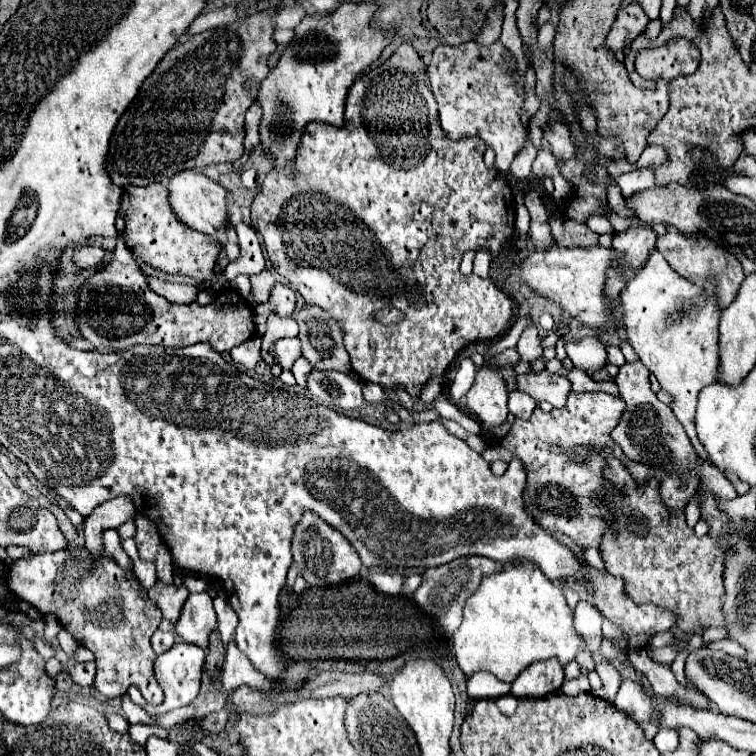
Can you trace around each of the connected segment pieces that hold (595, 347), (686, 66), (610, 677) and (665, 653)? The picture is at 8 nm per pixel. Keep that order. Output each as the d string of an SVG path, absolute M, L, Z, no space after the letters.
M585 336L567 342L567 354L575 368L593 376L607 364L607 342L599 336Z
M671 38L659 48L639 50L635 68L647 80L673 80L681 74L693 74L699 66L699 48L687 38Z
M608 661L596 664L595 671L600 676L603 686L599 690L591 690L590 693L612 703L621 685L620 673Z
M663 646L663 648L651 648L651 660L657 662L657 664L663 664L663 666L669 666L675 656L679 654L679 650L671 648L671 646Z

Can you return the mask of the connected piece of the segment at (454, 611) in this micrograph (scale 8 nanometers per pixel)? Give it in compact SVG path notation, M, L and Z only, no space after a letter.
M467 556L467 558L457 558L449 564L443 566L435 566L435 568L427 568L423 572L423 584L417 588L417 592L413 594L415 602L433 618L437 618L437 622L441 624L441 628L447 634L453 634L459 624L461 624L461 612L463 612L463 604L465 600L477 590L481 578L485 574L493 574L497 572L501 566L495 560L489 558L481 558L481 556Z

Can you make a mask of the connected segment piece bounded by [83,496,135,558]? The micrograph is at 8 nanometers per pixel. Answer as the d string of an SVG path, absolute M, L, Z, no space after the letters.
M117 496L99 504L91 516L85 518L85 546L93 554L93 558L101 558L103 554L103 530L119 528L127 520L135 516L135 504L127 496Z

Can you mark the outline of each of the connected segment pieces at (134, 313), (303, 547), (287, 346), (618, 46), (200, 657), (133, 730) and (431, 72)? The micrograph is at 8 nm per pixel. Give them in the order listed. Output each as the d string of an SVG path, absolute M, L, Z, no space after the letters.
M121 236L117 238L111 262L81 286L75 310L79 334L99 352L127 350L137 344L181 348L209 342L219 354L227 354L231 348L243 344L255 334L253 310L233 290L219 292L217 300L209 306L201 306L197 302L189 306L171 304L157 296L149 288L145 274L139 270Z
M305 510L301 520L293 528L291 552L295 566L299 568L301 576L310 587L325 587L327 584L353 580L359 575L362 567L361 558L355 552L355 548L349 544L349 540L311 510Z
M285 338L285 340L277 340L275 344L275 352L277 352L277 358L267 354L263 360L267 364L273 364L273 362L279 362L283 368L291 368L295 358L301 356L301 342L299 338Z
M627 4L617 10L617 20L607 36L607 46L611 50L625 50L647 26L649 16L643 12L641 4Z
M177 642L171 650L159 654L157 660L155 660L155 676L157 676L157 680L159 680L159 684L161 684L161 688L163 688L163 692L165 692L165 702L163 702L161 706L149 706L149 704L143 700L139 689L135 686L131 686L127 694L129 694L131 700L133 700L137 706L141 706L153 720L157 720L157 718L163 716L165 712L169 712L169 710L173 710L173 708L179 708L179 706L187 706L187 704L191 704L191 702L197 698L197 694L199 694L199 684L201 684L203 664L205 664L205 652L203 652L199 646L193 646L193 644L187 644L187 642Z
M130 724L128 728L128 734L131 740L137 742L140 745L145 745L147 738L152 735L162 739L168 738L167 730L157 725Z
M465 42L461 46L439 46L433 50L427 66L431 90L439 104L439 120L451 140L479 136L497 154L497 170L509 172L515 154L523 148L527 128L519 120L523 96L517 94L515 58L501 44L483 46L479 42Z

